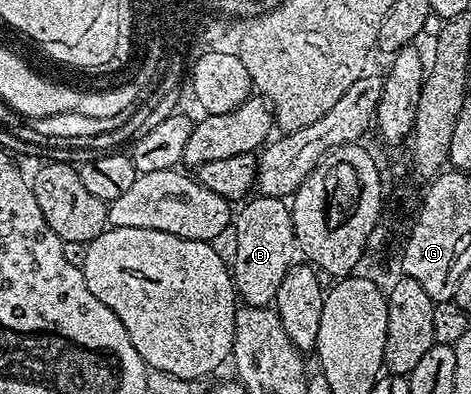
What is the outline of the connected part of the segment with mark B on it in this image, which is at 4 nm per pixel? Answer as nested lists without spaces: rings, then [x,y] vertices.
[[[269,195],[249,198],[241,207],[244,208],[237,210],[234,215],[236,256],[230,259],[232,284],[236,286],[237,296],[247,306],[266,307],[275,304],[282,277],[286,277],[298,259],[292,212],[285,200]]]

